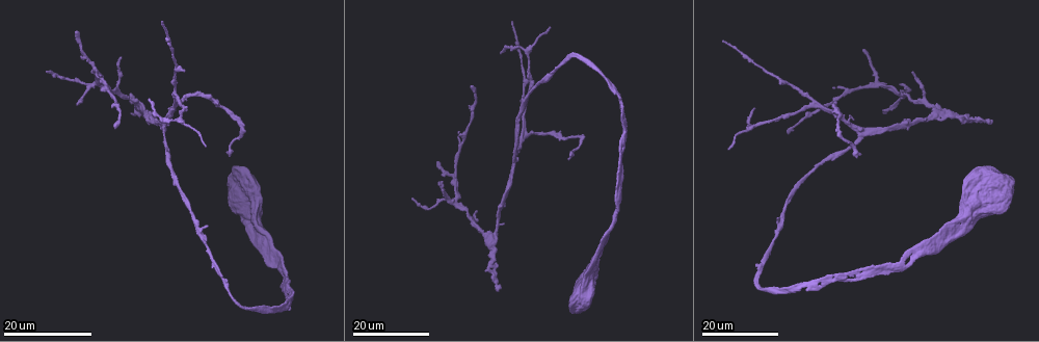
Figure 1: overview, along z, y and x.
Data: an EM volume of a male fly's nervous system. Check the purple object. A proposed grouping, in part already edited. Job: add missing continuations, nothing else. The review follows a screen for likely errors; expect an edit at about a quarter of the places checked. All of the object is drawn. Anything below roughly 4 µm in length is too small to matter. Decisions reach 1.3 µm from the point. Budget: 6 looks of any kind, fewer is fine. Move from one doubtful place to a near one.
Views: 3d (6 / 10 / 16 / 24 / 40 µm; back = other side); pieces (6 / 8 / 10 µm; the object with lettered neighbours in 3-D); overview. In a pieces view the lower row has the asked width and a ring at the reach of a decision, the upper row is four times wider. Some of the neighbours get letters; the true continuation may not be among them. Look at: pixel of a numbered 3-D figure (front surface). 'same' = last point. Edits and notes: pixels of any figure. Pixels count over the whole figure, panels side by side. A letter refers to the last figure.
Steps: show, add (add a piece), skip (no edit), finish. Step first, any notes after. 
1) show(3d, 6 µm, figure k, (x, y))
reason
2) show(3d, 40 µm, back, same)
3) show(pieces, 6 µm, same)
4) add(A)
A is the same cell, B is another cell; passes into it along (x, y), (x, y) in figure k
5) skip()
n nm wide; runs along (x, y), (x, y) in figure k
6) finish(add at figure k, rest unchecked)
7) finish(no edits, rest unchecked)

show(3d, 16 µm, figure 1, (991, 121))
branch stops here

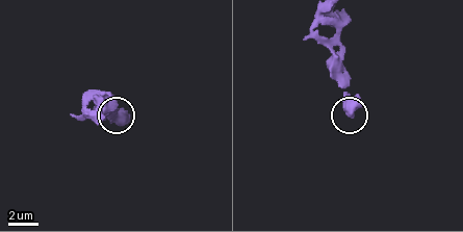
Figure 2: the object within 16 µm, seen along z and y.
show(3d, 10 µm, figure 2, (350, 114))

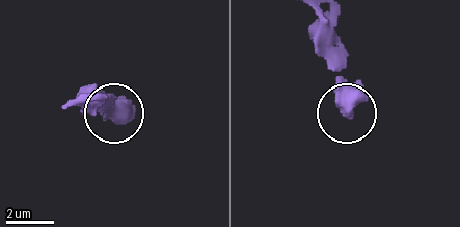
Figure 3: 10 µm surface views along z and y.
show(pieces, 6 µm, figure 3, (349, 114))

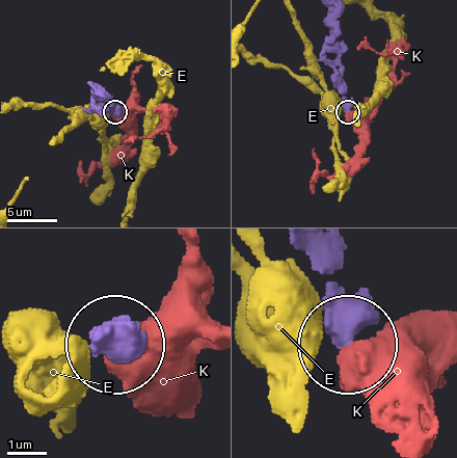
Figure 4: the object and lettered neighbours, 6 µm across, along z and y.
skip()
E and K are other cells; no lettered piece goes on from it

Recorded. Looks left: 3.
show(3d, 16 µm, figure 1, (438, 182))
branch stops here

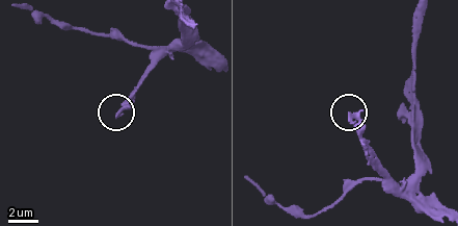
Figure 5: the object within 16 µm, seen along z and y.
show(pieces, 8 µm, figure 5, (120, 112))
see the neighbours

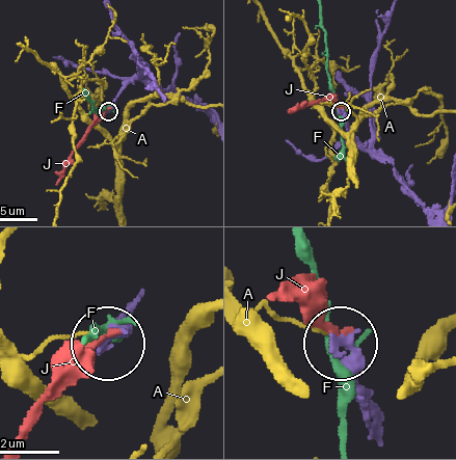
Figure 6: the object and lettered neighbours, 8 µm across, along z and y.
skip()
A, F and J are other cells; runs along (377, 403), (342, 346) in figure 6; no lettered piece goes on from it

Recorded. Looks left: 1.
finish(no edits, rest unchecked)

